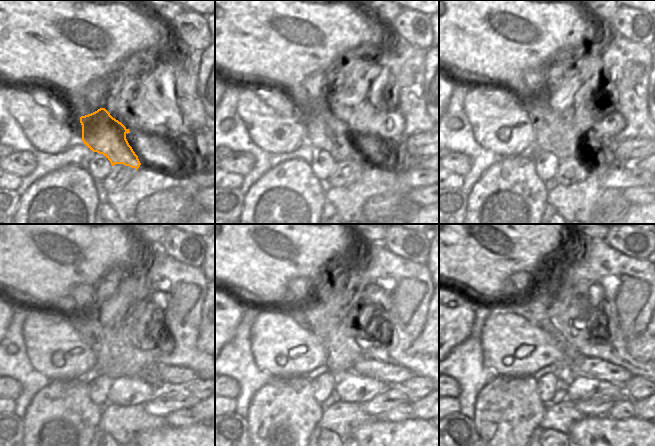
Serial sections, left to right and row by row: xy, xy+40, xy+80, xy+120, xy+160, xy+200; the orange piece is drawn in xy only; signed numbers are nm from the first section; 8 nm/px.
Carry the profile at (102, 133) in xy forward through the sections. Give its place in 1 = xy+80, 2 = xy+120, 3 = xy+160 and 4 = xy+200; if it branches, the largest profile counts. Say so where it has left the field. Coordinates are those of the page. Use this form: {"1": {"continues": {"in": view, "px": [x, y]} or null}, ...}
{"1": {"continues": {"in": "xy+80", "px": [554, 133]}}, "2": {"continues": {"in": "xy+120", "px": [114, 358]}}, "3": {"continues": {"in": "xy+160", "px": [340, 359]}}, "4": {"continues": {"in": "xy+200", "px": [522, 304]}}}

